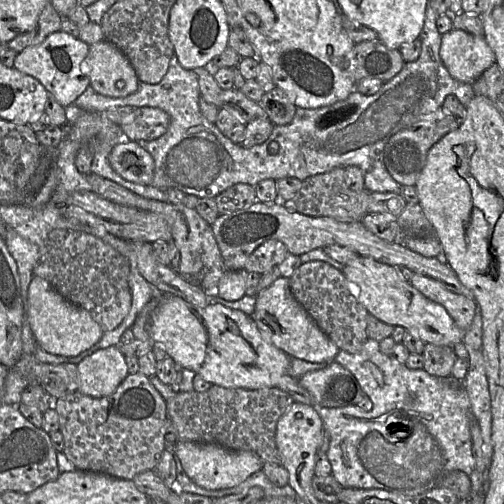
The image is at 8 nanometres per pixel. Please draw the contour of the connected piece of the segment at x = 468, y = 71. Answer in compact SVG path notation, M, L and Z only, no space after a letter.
M454 28L441 36L440 58L454 79L467 84L473 84L496 61L483 36Z

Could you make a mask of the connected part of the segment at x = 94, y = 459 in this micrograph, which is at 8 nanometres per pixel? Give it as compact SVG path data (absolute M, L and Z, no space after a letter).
M140 371L128 374L110 396L93 398L77 390L64 397L53 399L53 407L58 414L59 430L63 436L63 453L78 470L132 480L144 471L154 470L165 450L166 400L152 385L149 377Z

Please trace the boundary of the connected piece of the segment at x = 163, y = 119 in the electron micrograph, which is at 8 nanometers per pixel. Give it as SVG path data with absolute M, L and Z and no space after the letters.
M140 107L123 121L120 129L130 141L149 141L162 136L169 121L168 114L159 108Z

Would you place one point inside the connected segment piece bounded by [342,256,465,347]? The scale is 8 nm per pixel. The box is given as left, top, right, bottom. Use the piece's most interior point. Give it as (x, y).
(385, 295)

